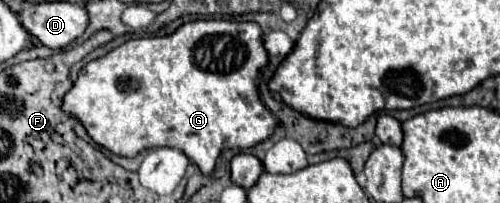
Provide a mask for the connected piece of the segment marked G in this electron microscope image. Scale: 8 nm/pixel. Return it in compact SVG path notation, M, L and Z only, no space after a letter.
M186 22L168 36L128 40L106 56L88 62L64 96L62 110L76 118L98 146L118 156L134 158L142 150L168 146L182 150L202 174L210 174L222 150L252 148L266 140L278 124L258 100L256 90L256 76L266 62L268 54L262 46L262 30L256 22Z

